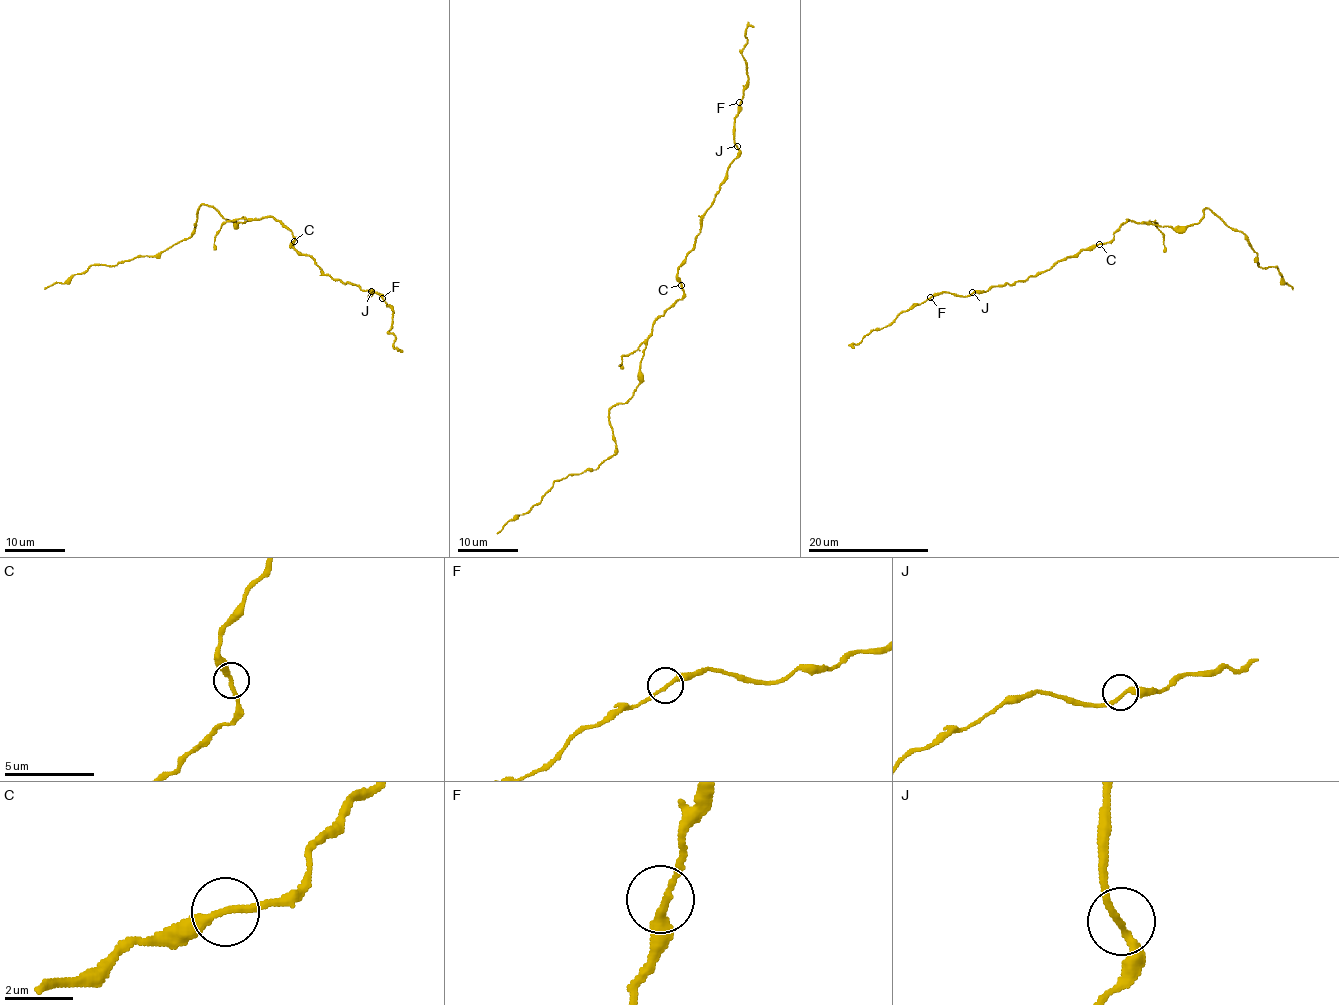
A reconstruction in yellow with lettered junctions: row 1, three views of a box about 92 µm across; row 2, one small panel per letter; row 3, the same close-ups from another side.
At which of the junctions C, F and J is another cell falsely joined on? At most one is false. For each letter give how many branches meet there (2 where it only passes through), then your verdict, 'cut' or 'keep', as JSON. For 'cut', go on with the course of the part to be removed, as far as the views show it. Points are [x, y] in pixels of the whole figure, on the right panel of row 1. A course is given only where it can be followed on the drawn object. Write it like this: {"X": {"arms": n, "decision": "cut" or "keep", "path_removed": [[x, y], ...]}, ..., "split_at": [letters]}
{"C": {"arms": 2, "decision": "keep"}, "F": {"arms": 2, "decision": "keep"}, "J": {"arms": 2, "decision": "keep"}, "split_at": []}

